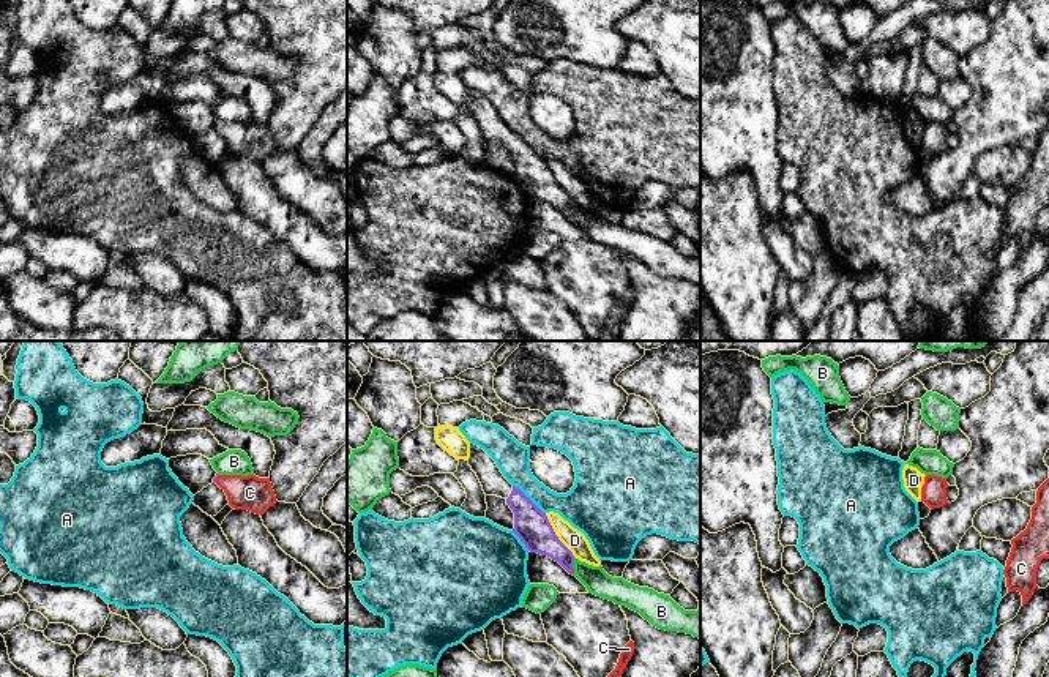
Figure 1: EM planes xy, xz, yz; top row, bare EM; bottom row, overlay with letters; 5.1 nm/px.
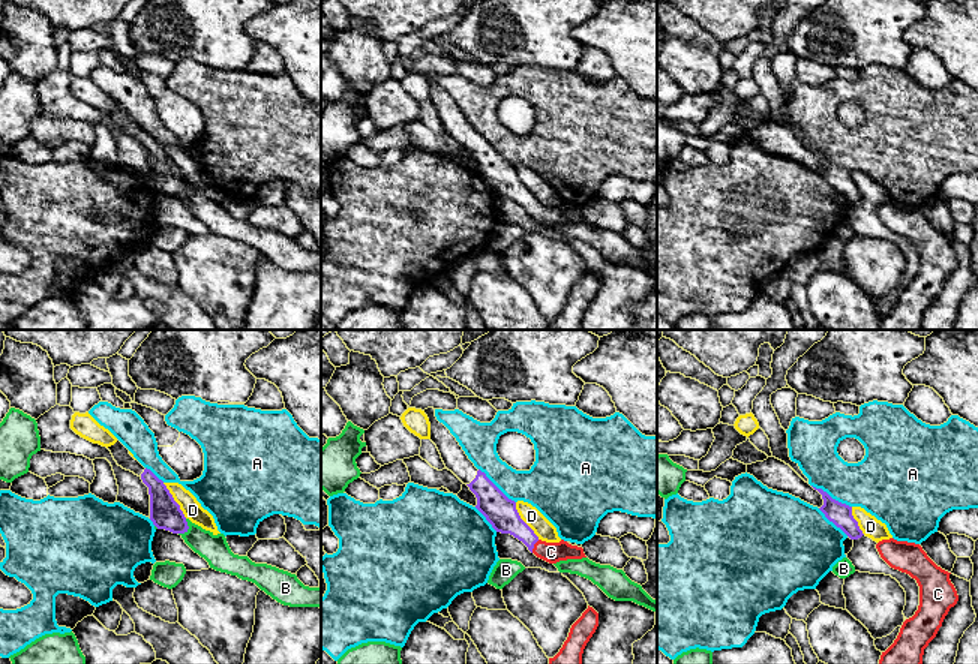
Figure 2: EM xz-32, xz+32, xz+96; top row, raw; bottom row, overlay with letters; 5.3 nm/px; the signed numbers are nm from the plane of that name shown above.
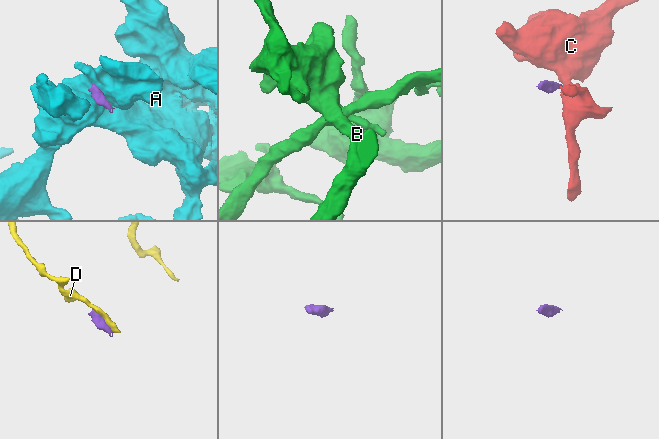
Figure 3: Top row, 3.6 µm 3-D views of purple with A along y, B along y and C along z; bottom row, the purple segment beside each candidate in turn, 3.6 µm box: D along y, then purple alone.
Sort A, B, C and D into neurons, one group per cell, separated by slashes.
A / B / C / D

